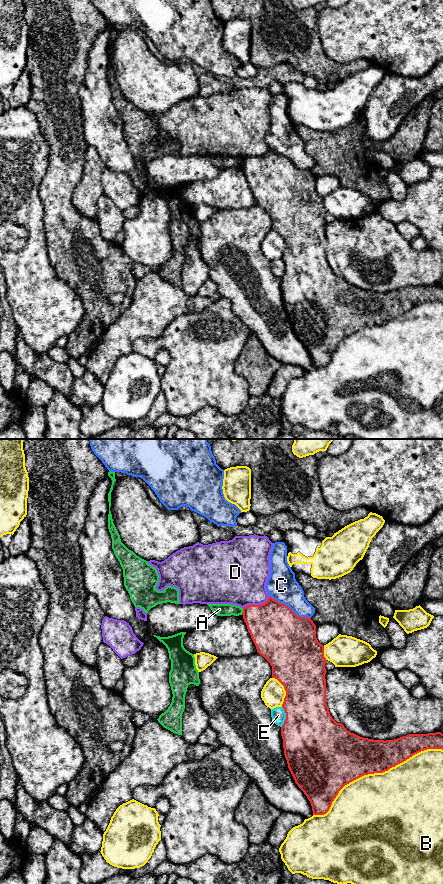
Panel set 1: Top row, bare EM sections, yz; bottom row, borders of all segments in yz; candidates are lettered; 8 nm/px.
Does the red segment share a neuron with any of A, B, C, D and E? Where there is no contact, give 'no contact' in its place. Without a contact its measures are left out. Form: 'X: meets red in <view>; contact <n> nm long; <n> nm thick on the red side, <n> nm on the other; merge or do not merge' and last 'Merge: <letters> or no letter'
A: meets red in yz; contact 60 nm long; 360 nm thick on the red side, 100 nm on the other; do not merge
B: meets red in yz; contact 1150 nm long; 380 nm thick on the red side, 500 nm on the other; do not merge
C: meets red in yz; contact 380 nm long; 440 nm thick on the red side, 240 nm on the other; do not merge
D: meets red in yz; contact 240 nm long; 400 nm thick on the red side, 420 nm on the other; do not merge
E: meets red in yz; contact 180 nm long; 460 nm thick on the red side, 120 nm on the other; do not merge
Merge: no letter

